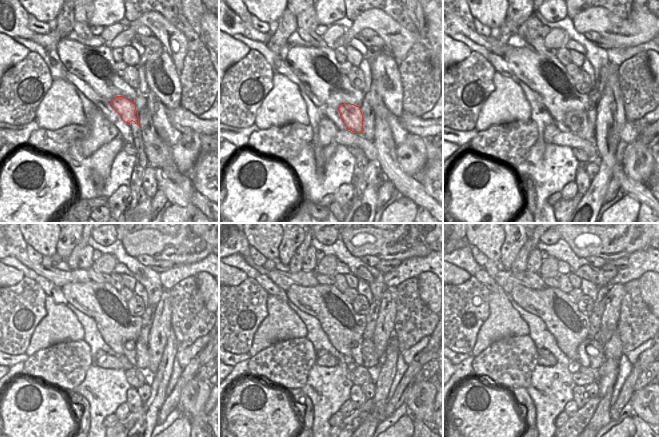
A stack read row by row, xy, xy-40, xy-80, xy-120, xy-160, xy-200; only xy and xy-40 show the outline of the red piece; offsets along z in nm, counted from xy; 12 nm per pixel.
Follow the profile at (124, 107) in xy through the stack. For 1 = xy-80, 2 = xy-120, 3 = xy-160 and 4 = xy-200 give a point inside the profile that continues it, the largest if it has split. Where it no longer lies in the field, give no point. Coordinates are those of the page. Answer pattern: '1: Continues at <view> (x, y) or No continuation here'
1: Continues at xy-80 (577, 121)
2: Continues at xy-120 (135, 351)
3: Continues at xy-160 (363, 352)
4: Continues at xy-200 (590, 351).

